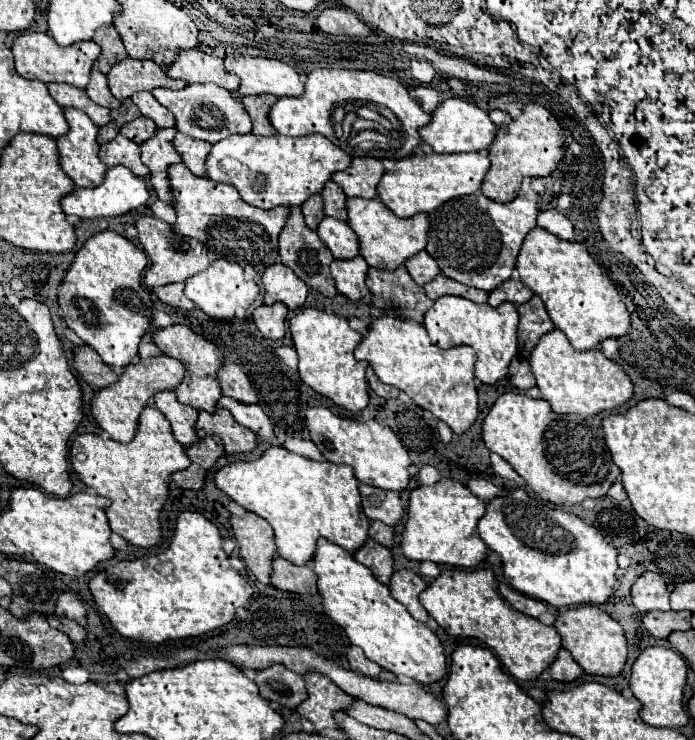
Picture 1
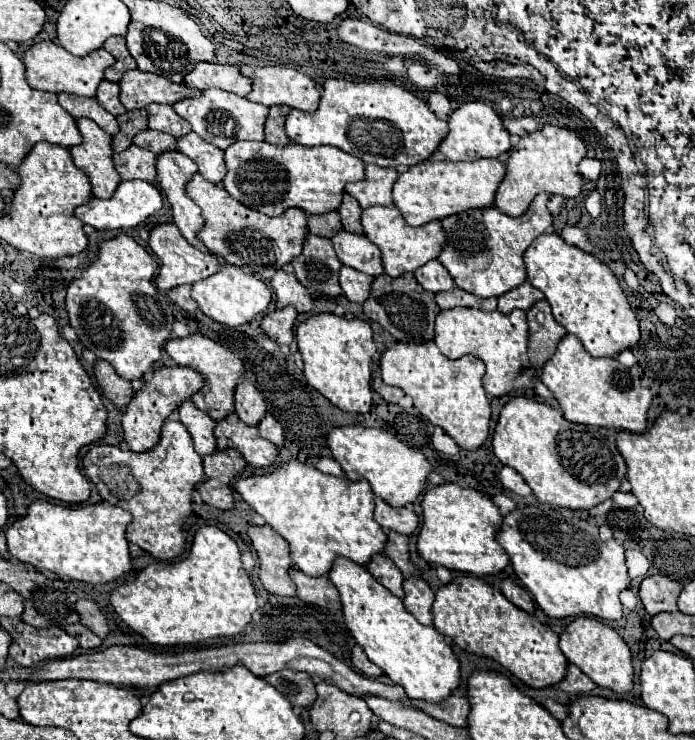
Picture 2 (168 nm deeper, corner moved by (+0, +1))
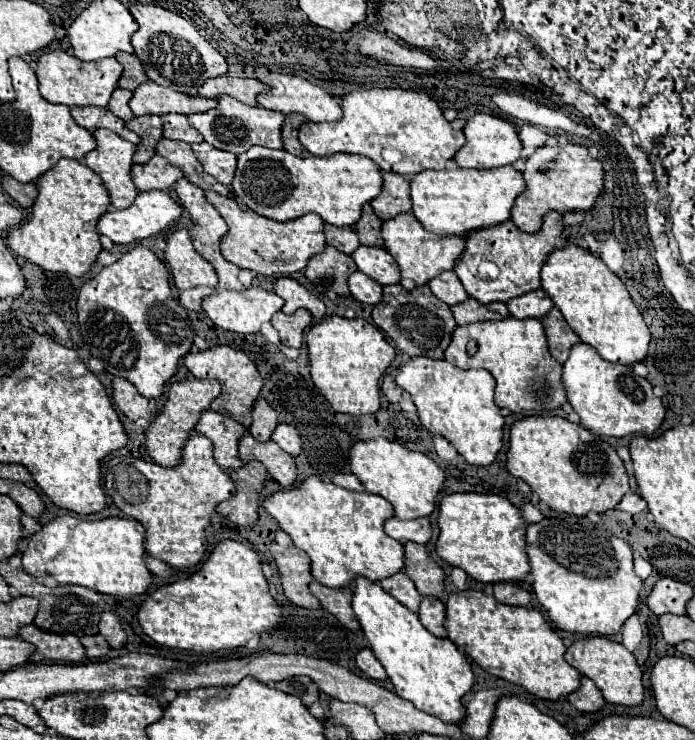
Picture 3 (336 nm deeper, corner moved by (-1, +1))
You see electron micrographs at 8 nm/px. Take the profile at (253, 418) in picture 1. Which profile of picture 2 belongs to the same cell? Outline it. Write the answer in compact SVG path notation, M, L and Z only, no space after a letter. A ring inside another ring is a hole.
M269 413L259 421L257 429L259 429L259 435L261 435L263 439L267 439L267 441L279 445L279 447L283 445L283 427L281 427Z

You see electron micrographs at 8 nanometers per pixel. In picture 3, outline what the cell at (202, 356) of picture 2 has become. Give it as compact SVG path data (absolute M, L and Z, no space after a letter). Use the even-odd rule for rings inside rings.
M228 345L222 347L212 347L200 353L190 353L184 359L184 365L190 369L190 373L198 379L216 379L222 385L222 393L220 399L216 399L212 403L210 409L214 409L216 413L222 415L230 415L232 419L240 421L244 427L252 425L252 407L256 403L256 399L260 397L262 391L262 377L254 365L254 361L248 359L248 355L240 349L232 349Z

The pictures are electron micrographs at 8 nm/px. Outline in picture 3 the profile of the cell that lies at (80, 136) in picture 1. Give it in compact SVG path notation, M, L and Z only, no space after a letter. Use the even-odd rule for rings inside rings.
M94 131L92 135L96 137L98 147L84 157L84 163L96 175L100 175L110 193L112 205L116 209L126 209L138 195L138 189L132 181L132 155L136 145L112 135L112 131Z

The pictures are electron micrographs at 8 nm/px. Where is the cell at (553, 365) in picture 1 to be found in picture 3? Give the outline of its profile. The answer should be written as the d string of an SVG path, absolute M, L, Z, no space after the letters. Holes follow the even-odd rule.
M586 343L572 347L572 353L564 363L562 379L568 391L568 401L580 415L582 425L600 437L652 437L664 421L666 411L662 401L652 393L652 385L638 377L630 367L602 359L596 349Z

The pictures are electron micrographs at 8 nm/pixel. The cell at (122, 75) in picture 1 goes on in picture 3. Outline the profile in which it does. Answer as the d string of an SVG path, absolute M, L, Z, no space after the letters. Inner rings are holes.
M152 81L142 83L130 101L130 109L134 115L166 115L166 113L204 113L216 107L216 99L190 97L184 93L176 93L170 87L156 85Z

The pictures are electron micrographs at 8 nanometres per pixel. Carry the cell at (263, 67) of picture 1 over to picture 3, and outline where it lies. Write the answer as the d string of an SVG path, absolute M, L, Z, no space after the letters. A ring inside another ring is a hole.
M282 75L282 93L268 91L260 95L258 103L264 109L280 111L284 115L300 113L314 123L342 119L340 101L328 95L322 87L312 85L310 81L298 75Z

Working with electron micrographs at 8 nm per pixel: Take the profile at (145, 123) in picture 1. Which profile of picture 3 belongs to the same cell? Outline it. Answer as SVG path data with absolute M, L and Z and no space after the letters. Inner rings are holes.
M162 139L162 141L160 141L160 147L158 147L158 155L166 157L172 165L180 167L180 169L184 171L184 177L186 177L192 185L200 187L202 191L218 191L218 193L224 195L224 197L236 199L236 193L232 191L230 185L222 185L222 183L218 183L216 179L212 179L210 175L204 173L204 169L200 167L198 159L194 157L190 145L180 143L180 141Z

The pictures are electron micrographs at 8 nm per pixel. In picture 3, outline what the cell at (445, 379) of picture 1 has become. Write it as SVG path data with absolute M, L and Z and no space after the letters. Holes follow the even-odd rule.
M414 357L398 369L396 383L412 395L420 423L432 435L450 441L470 465L488 467L494 463L502 449L504 417L494 403L496 383L488 371L464 371L448 361Z

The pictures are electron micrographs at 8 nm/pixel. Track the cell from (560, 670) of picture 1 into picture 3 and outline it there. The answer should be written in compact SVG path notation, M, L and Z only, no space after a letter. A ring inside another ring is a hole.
M582 677L580 689L568 695L568 701L582 713L596 713L606 705L600 689L588 677Z

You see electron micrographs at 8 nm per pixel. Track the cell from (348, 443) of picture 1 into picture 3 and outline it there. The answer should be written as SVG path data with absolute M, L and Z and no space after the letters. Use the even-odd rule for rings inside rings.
M372 439L358 441L350 449L350 469L362 481L368 493L376 493L392 503L396 517L400 519L416 519L428 517L436 509L436 497L444 485L444 471L424 453L408 451L406 447L392 443L388 439Z

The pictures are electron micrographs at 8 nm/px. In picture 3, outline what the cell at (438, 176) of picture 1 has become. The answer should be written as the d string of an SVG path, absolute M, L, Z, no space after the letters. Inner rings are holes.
M512 165L500 167L496 171L464 171L464 169L444 169L444 171L422 171L412 177L412 213L426 231L436 235L456 235L464 237L470 231L496 227L510 219L510 209L520 193L526 189L526 181L520 171Z

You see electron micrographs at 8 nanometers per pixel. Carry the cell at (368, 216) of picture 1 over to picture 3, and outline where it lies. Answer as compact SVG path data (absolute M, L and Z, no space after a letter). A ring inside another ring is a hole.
M404 213L404 215L398 215L396 219L384 221L382 237L384 237L388 253L400 265L400 271L402 271L400 285L406 291L412 291L416 287L426 285L430 279L438 277L442 271L452 271L454 265L460 261L460 257L464 253L464 247L466 247L464 239L438 237L438 235L428 233L412 213Z

